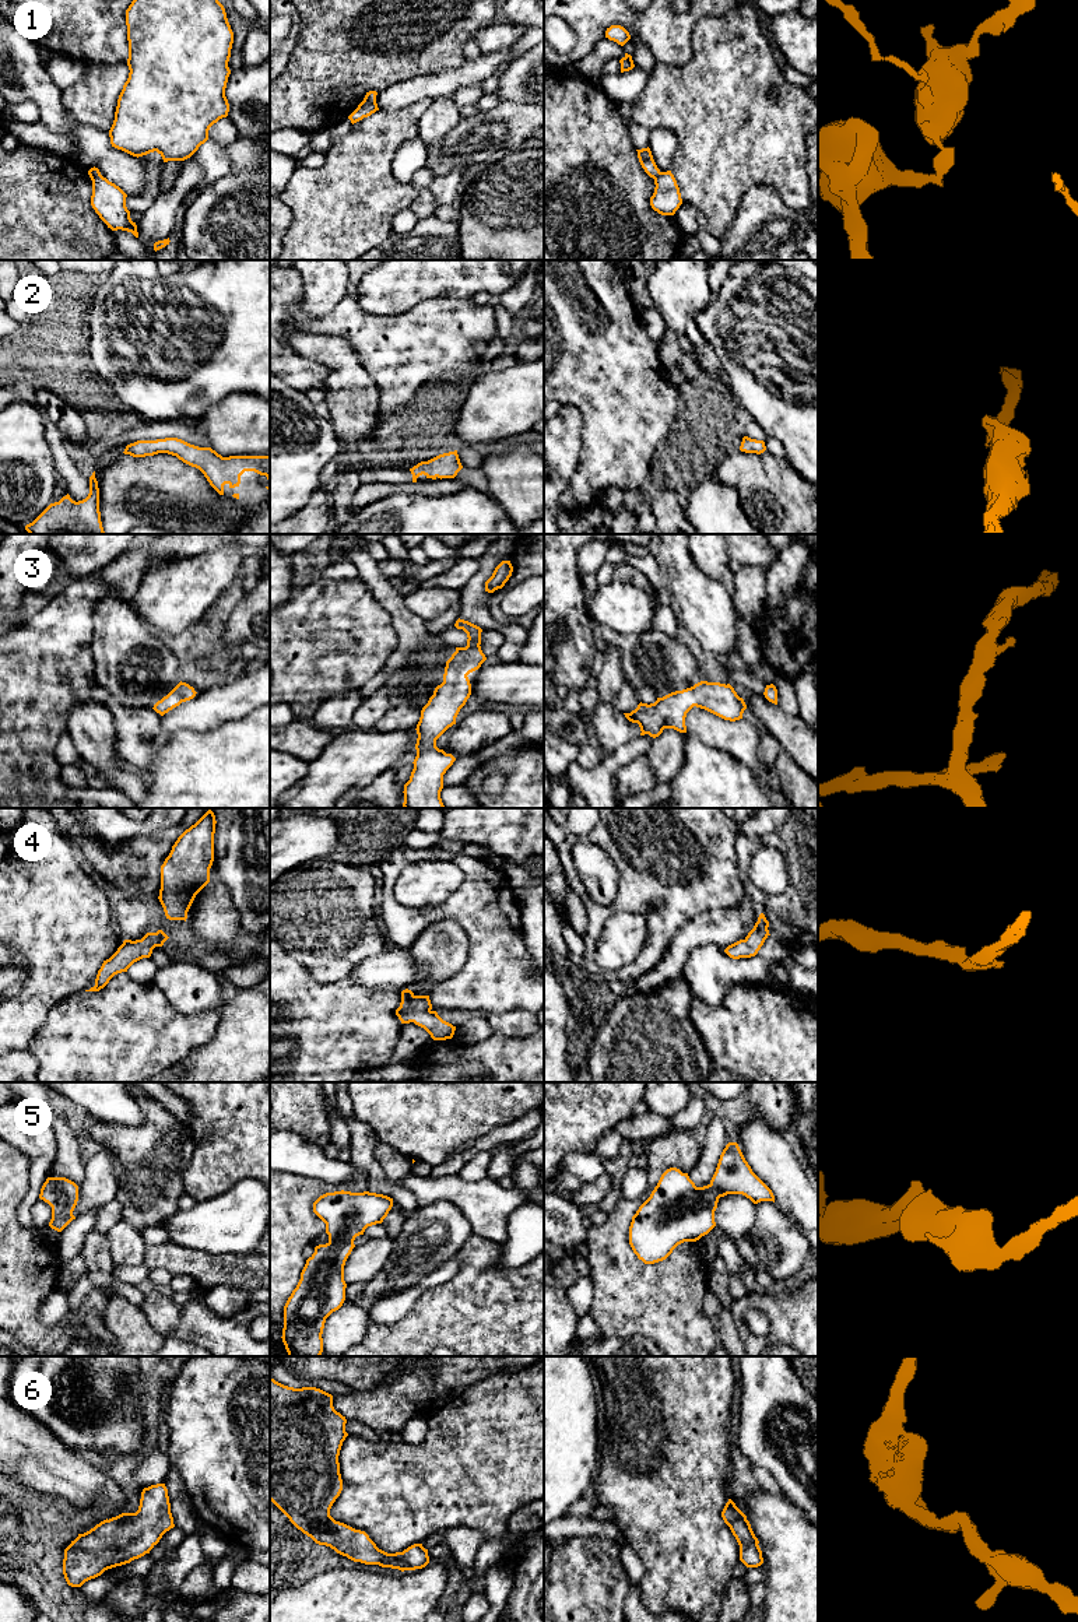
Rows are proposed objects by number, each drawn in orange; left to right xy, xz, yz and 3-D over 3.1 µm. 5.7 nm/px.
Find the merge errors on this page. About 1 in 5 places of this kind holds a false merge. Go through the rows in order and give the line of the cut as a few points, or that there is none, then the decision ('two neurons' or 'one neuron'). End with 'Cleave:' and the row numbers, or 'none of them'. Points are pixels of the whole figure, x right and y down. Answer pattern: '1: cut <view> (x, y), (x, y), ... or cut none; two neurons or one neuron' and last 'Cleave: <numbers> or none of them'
1: cut yz (660, 172), (653, 178); two neurons
2: cut none; one neuron
3: cut none; one neuron
4: cut none; one neuron
5: cut none; one neuron
6: cut none; one neuron
Cleave: 1

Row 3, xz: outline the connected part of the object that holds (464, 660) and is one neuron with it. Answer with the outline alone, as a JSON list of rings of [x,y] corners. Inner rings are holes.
[[[457,619],[454,626],[467,633],[467,646],[456,647],[446,661],[443,682],[438,685],[421,710],[417,724],[417,756],[410,780],[404,784],[404,808],[445,808],[440,791],[443,775],[456,758],[436,747],[436,740],[453,724],[471,695],[468,674],[487,660],[481,650],[482,629]]]

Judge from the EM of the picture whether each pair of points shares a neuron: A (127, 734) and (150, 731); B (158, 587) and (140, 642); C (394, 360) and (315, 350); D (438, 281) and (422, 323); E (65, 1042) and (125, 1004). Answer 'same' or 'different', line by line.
A: same
B: different
C: different
D: different
E: same

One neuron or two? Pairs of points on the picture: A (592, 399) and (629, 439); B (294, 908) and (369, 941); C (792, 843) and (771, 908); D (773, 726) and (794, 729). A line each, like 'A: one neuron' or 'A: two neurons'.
A: one neuron
B: one neuron
C: one neuron
D: one neuron

